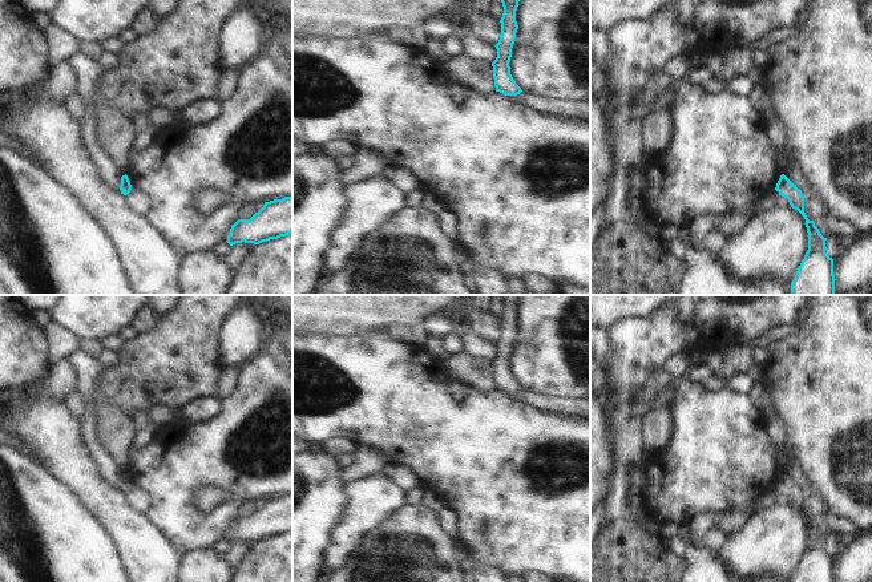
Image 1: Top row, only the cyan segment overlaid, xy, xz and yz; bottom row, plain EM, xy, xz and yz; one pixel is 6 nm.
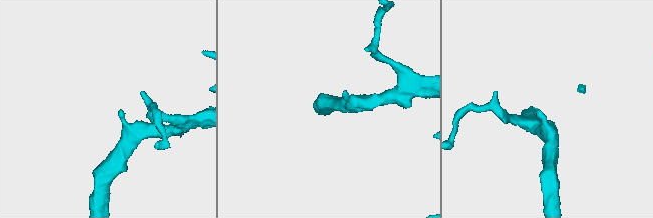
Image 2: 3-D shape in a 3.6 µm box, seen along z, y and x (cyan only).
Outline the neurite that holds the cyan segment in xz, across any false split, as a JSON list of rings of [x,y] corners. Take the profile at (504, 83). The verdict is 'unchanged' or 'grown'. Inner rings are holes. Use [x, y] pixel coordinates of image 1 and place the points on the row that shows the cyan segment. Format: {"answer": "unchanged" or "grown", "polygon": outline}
{"answer": "unchanged", "polygon": [[[501,0],[504,7],[504,13],[500,20],[501,35],[498,43],[494,45],[497,49],[497,57],[492,62],[496,92],[505,96],[517,96],[522,92],[513,80],[509,66],[516,32],[518,29],[516,21],[518,1],[520,0]]]}

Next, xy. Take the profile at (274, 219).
{"answer": "unchanged", "polygon": [[[292,197],[265,202],[250,219],[238,219],[230,229],[227,243],[259,244],[292,234]]]}

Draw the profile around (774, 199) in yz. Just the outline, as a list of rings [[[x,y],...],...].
[[[775,190],[775,191],[771,191],[766,198],[759,201],[758,203],[752,205],[748,210],[728,211],[723,215],[723,218],[727,218],[727,217],[736,218],[744,214],[754,218],[759,215],[760,213],[772,211],[784,206],[790,206],[788,199],[782,197],[779,191]]]

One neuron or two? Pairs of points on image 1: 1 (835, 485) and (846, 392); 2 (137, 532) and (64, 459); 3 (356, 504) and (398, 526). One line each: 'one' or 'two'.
1: one
2: one
3: two

